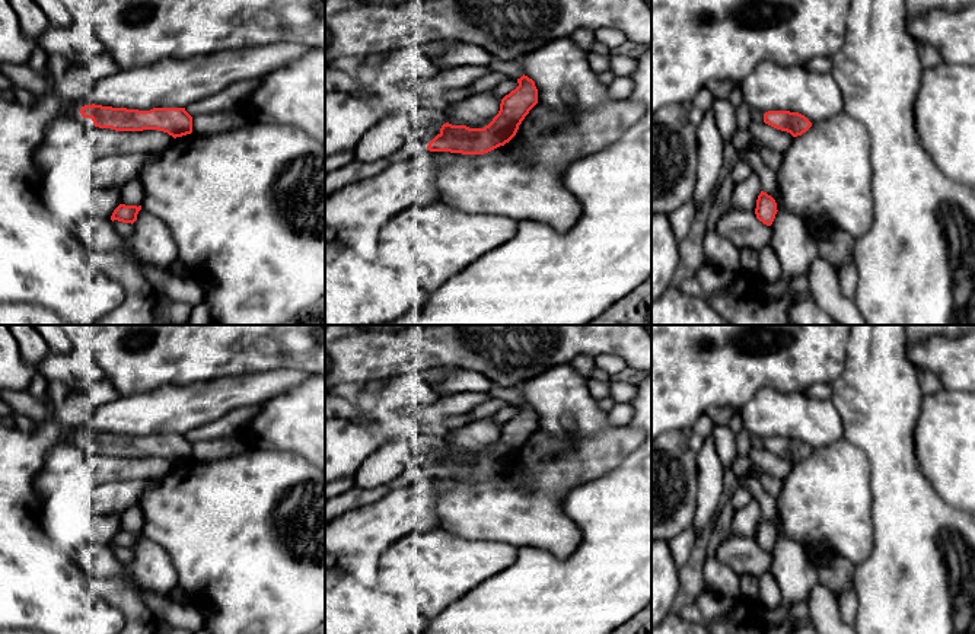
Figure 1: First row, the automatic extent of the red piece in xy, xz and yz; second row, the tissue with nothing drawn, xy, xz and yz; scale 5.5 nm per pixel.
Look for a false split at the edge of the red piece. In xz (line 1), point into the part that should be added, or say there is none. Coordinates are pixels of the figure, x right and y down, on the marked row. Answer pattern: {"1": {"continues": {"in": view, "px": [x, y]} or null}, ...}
{"1": {"continues": null}}

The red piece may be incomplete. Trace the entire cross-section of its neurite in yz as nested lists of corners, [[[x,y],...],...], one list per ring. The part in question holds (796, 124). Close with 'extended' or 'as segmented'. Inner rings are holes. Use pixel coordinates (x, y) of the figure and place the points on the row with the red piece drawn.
[[[768,111],[764,114],[764,122],[787,131],[793,137],[802,136],[812,127],[812,122],[804,115],[790,111]]]; as segmented

